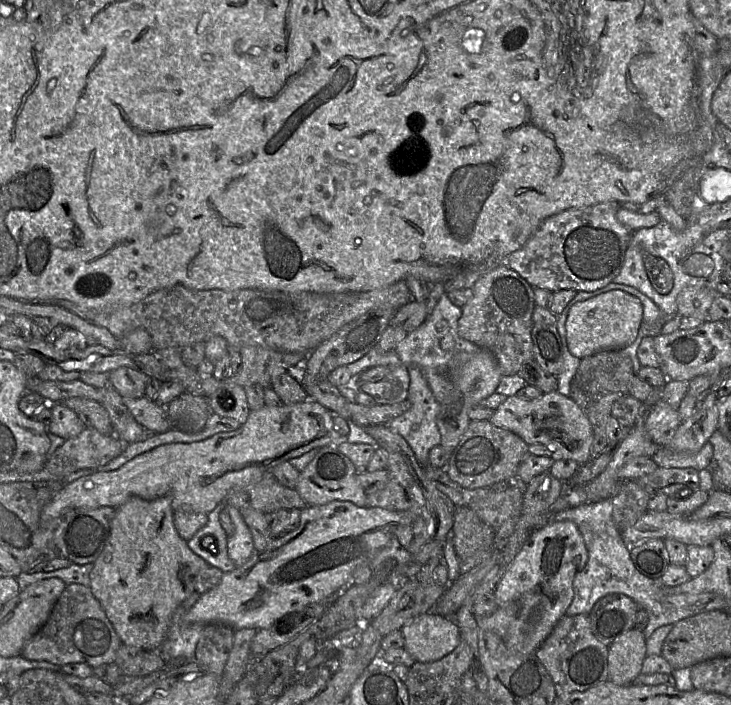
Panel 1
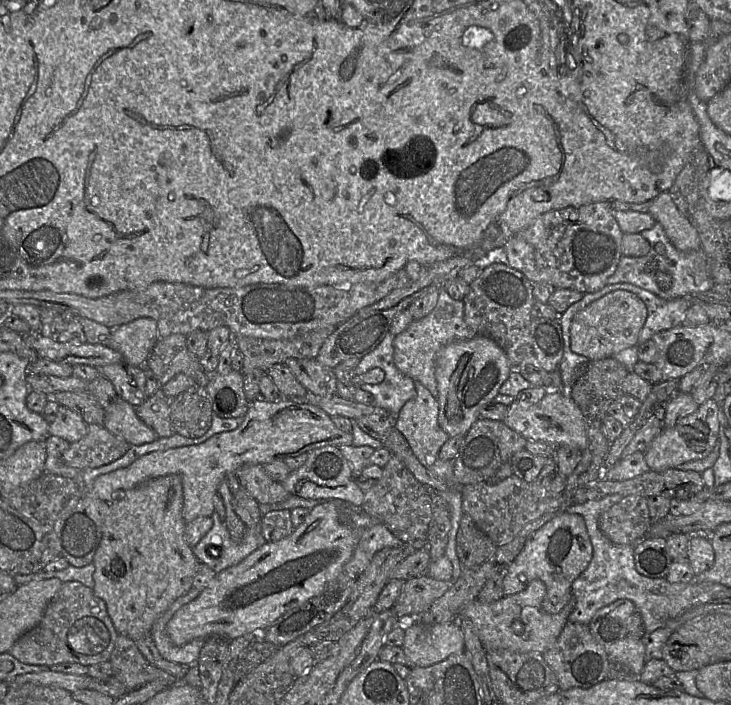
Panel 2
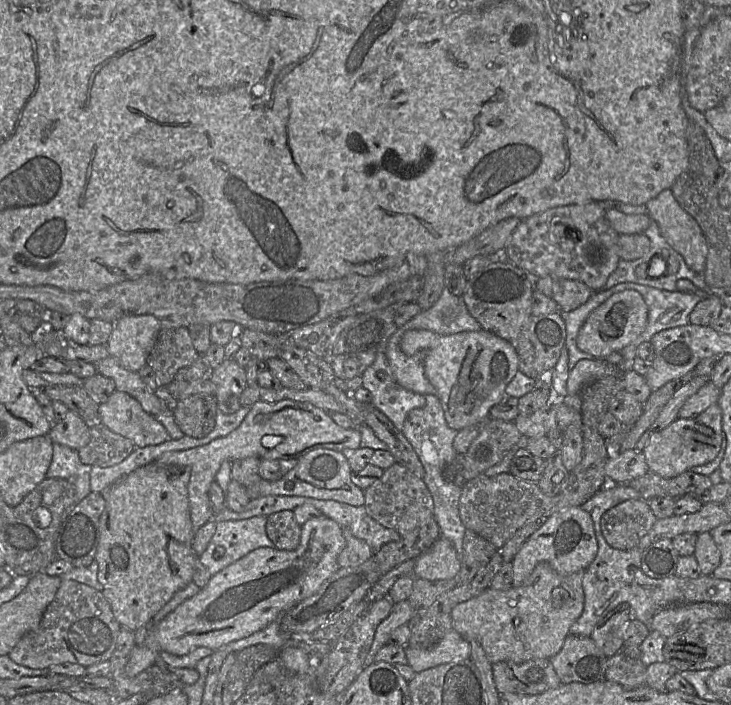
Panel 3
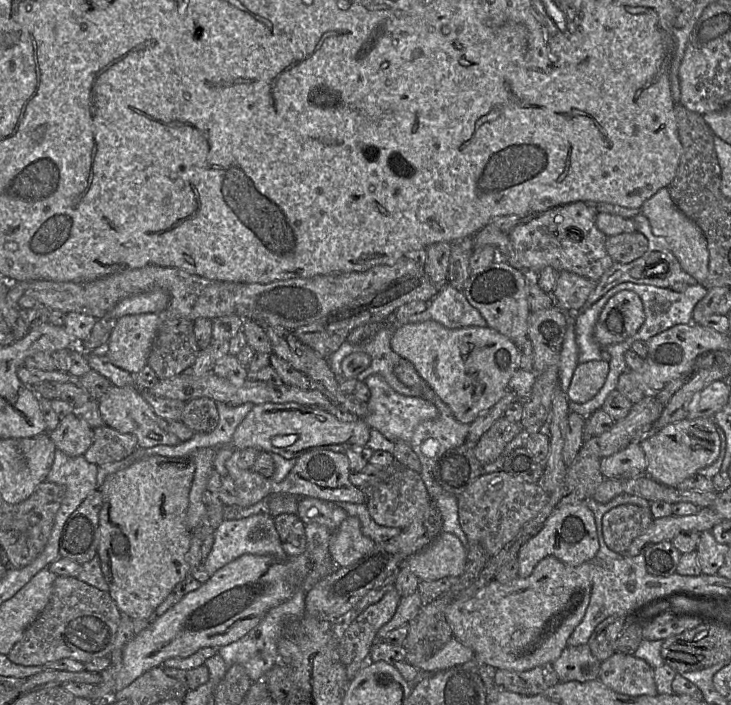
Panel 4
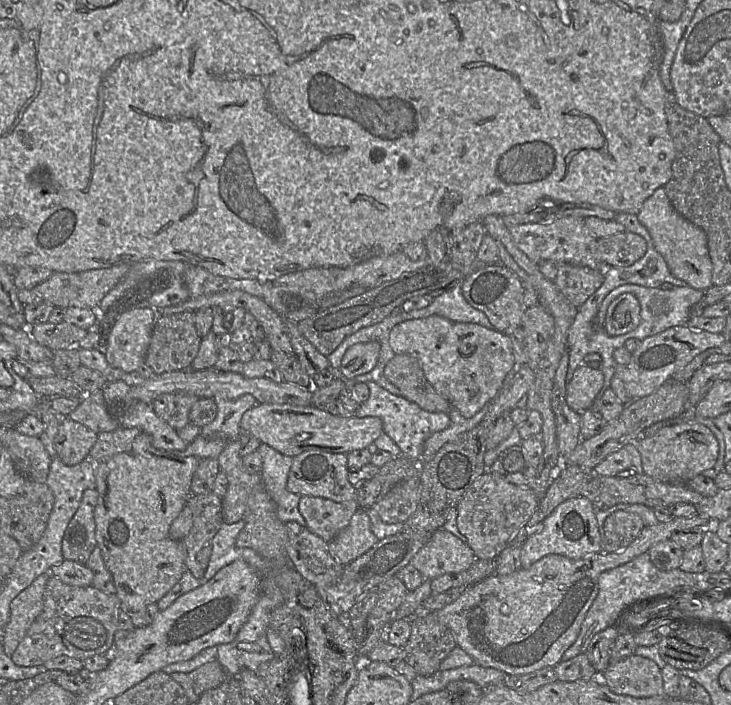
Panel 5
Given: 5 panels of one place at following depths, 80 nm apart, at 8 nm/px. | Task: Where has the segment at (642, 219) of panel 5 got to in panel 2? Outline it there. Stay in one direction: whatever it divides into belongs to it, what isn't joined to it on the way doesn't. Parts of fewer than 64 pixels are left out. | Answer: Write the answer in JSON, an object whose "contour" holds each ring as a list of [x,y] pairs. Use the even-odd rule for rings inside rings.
{"contour":[[[668,191],[662,192],[651,201],[649,213],[662,225],[675,248],[683,252],[701,249],[698,231],[678,210]]]}

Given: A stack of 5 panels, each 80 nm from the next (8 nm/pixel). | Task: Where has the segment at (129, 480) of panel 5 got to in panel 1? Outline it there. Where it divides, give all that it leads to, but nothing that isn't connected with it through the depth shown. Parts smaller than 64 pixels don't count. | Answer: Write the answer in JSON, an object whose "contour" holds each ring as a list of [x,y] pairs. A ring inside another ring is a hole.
{"contour":[[[132,497],[115,509],[107,543],[93,562],[90,589],[121,643],[159,651],[177,607],[195,591],[197,575],[210,565],[197,556],[174,526],[172,499]]]}

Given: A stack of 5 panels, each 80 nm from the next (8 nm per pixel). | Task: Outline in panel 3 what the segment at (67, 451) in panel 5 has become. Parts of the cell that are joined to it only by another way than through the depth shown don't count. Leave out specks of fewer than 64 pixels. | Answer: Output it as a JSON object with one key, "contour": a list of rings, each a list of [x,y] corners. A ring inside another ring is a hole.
{"contour":[[[69,410],[61,421],[51,425],[48,437],[53,443],[78,451],[90,441],[90,425],[76,412]]]}

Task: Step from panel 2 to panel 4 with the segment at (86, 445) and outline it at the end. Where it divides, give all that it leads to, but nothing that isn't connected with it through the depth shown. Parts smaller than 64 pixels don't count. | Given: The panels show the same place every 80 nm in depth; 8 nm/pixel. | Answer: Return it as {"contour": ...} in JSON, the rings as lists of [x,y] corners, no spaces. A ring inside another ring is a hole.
{"contour":[[[107,425],[94,428],[93,433],[93,442],[83,456],[97,466],[120,461],[138,447],[135,435],[120,433]]]}

